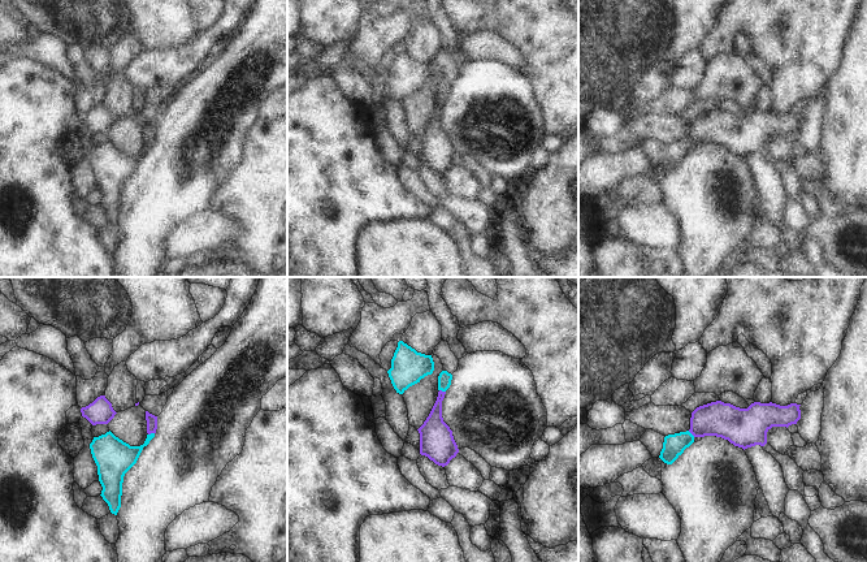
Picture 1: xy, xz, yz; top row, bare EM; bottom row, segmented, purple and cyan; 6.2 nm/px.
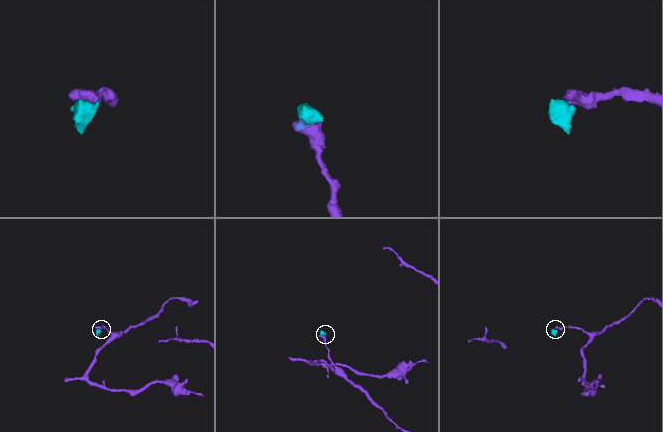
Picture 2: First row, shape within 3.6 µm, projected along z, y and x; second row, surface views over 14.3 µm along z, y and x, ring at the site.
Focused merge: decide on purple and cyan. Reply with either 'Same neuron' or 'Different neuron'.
Same neuron.

